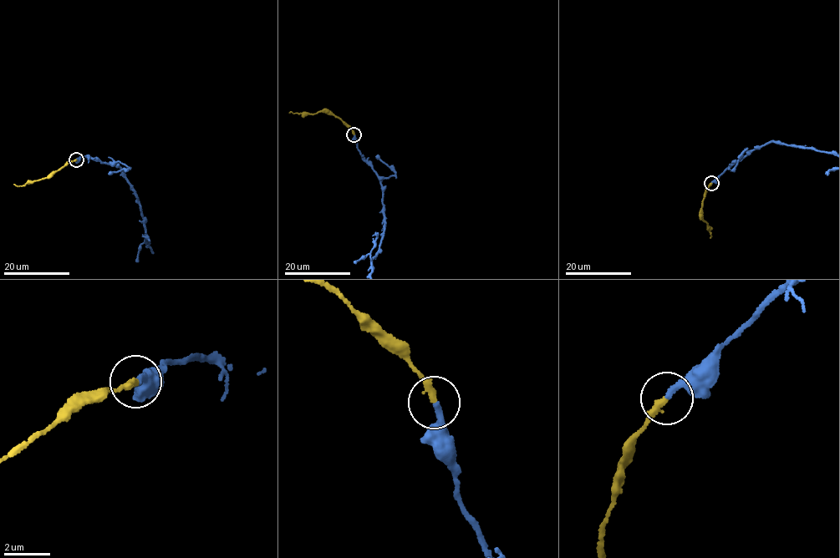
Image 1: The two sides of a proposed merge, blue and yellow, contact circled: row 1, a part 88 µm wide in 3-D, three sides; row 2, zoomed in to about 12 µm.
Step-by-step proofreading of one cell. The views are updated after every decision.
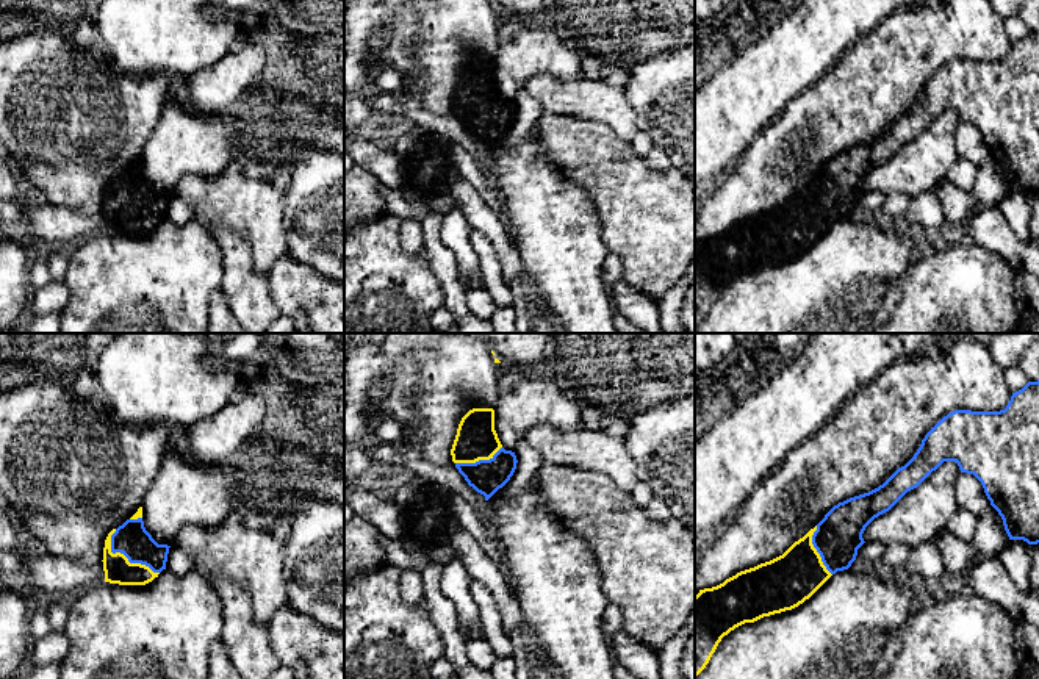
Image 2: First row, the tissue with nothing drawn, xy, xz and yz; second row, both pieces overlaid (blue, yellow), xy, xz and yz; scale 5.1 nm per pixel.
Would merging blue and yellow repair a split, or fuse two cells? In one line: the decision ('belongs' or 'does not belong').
belongs

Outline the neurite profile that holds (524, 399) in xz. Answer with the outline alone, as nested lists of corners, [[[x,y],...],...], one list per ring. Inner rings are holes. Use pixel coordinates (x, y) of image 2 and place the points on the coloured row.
[[[502,366],[494,405],[494,430],[502,447],[513,452],[524,435],[538,424],[562,430],[579,427],[579,404],[537,371]]]

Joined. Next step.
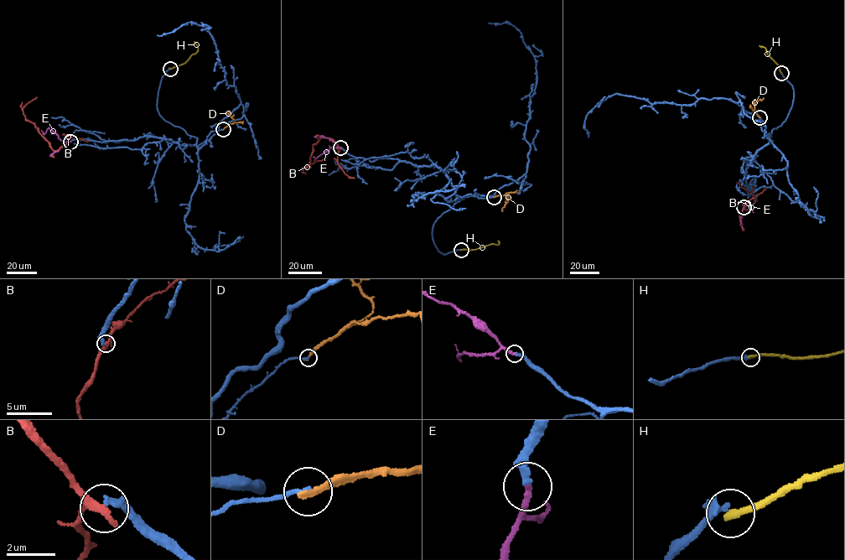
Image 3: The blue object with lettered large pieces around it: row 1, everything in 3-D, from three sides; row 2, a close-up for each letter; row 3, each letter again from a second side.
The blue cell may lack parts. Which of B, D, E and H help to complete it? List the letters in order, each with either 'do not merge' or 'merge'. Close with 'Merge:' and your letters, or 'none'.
B: do not merge
D: do not merge
E: merge
H: do not merge
Merge: E

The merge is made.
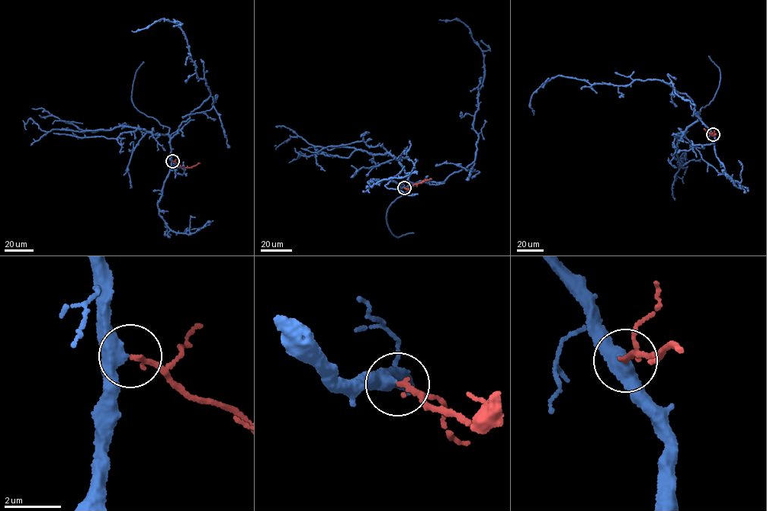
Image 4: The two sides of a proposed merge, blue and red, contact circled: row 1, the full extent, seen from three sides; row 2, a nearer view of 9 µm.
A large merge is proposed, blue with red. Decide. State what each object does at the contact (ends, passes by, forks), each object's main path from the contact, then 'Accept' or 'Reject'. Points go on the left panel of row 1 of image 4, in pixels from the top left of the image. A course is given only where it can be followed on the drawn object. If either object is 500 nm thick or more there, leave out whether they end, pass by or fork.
At the ring blue passes by. At the ring red ends. Course of blue: (172, 161), (171, 138), (210, 94), (204, 78), (196, 72), (186, 38), (177, 22), (163, 18), (132, 30). Course of red: (172, 161), (185, 168), (200, 163). Accept

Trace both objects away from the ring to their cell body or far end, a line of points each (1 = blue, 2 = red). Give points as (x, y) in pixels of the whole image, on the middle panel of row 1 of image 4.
1: (404, 188), (440, 183), (475, 160), (482, 52), (460, 20), (439, 20)
2: (404, 188), (409, 190), (414, 184), (431, 179)

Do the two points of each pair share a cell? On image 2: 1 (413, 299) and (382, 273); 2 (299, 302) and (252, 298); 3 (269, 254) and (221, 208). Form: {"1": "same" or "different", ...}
{"1": "same", "2": "different", "3": "same"}

